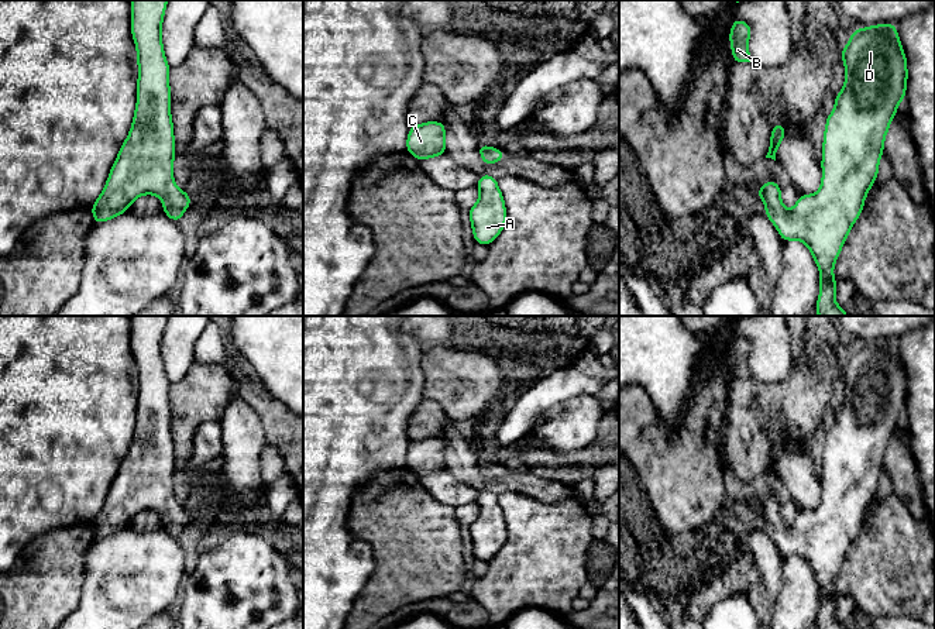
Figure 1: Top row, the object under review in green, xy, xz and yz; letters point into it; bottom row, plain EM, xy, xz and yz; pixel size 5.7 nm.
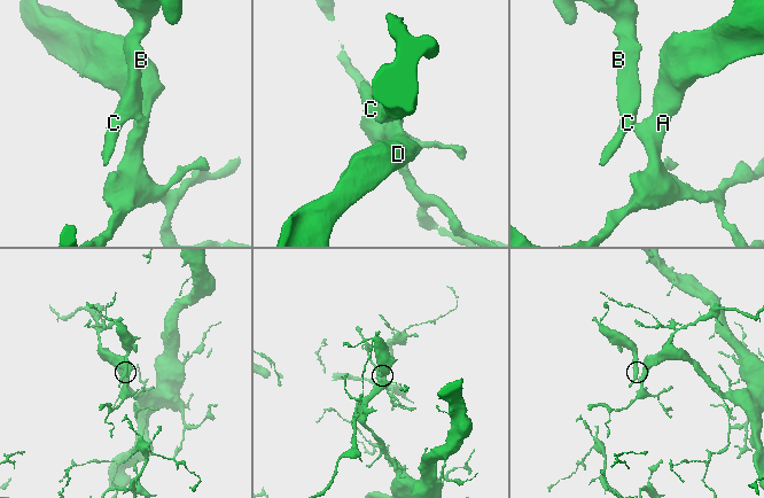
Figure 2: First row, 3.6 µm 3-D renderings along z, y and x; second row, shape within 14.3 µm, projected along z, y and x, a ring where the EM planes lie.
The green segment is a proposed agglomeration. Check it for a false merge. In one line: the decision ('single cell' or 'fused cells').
single cell

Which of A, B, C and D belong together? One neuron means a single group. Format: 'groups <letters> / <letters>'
groups A B C D

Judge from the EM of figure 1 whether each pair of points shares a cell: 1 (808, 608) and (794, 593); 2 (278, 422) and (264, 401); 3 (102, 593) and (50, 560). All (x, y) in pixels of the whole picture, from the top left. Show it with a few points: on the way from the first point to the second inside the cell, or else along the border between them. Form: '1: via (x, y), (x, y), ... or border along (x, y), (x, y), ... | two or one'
1: via (804, 604), (798, 597) | one
2: via (275, 416), (267, 406) | one
3: border along (90, 547), (85, 554), (85, 578), (74, 612) | two

